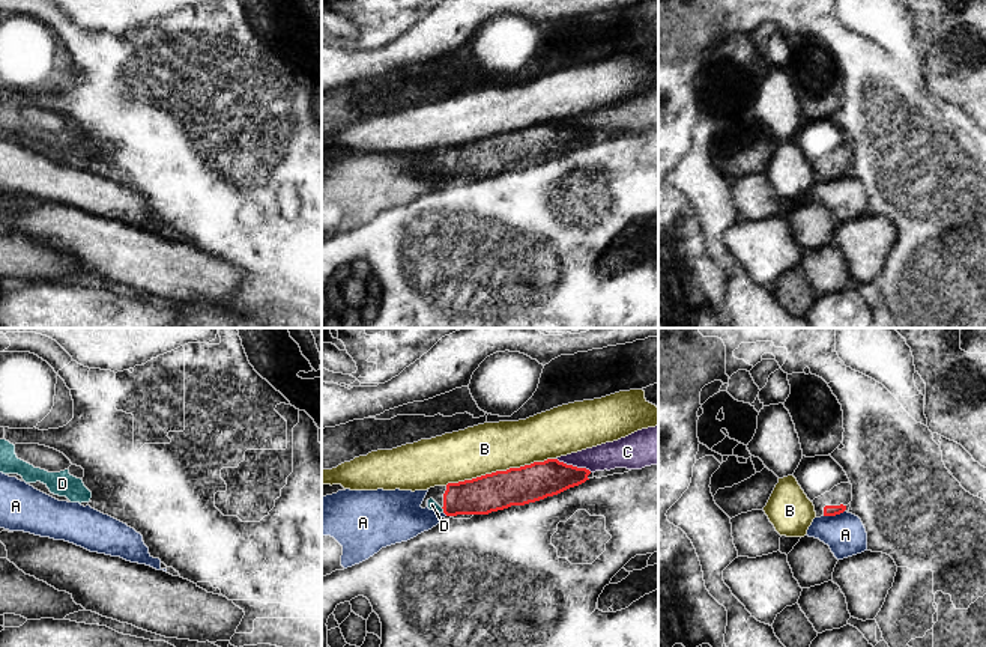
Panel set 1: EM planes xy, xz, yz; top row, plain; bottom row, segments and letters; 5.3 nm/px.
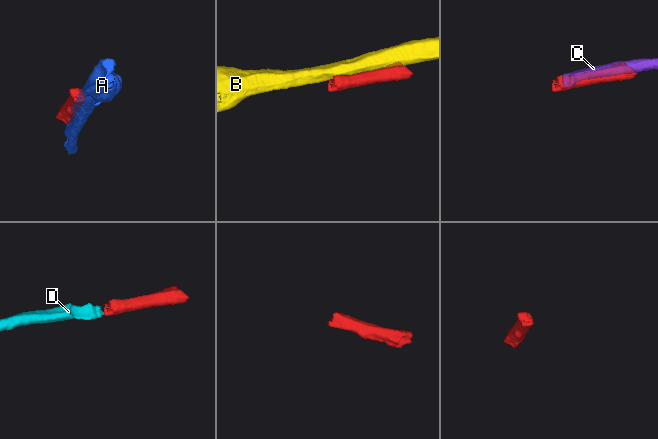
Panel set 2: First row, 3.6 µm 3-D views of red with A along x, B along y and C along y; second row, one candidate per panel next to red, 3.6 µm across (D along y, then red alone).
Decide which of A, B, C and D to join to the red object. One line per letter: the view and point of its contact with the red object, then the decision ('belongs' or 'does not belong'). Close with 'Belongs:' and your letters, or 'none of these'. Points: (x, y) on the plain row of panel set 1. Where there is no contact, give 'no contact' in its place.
A: meets red in yz at (833, 178); does not belong
B: meets red in xz at (499, 134); does not belong
C: meets red in xz at (574, 130); does not belong
D: meets red in xz at (444, 173); belongs
Belongs: D

